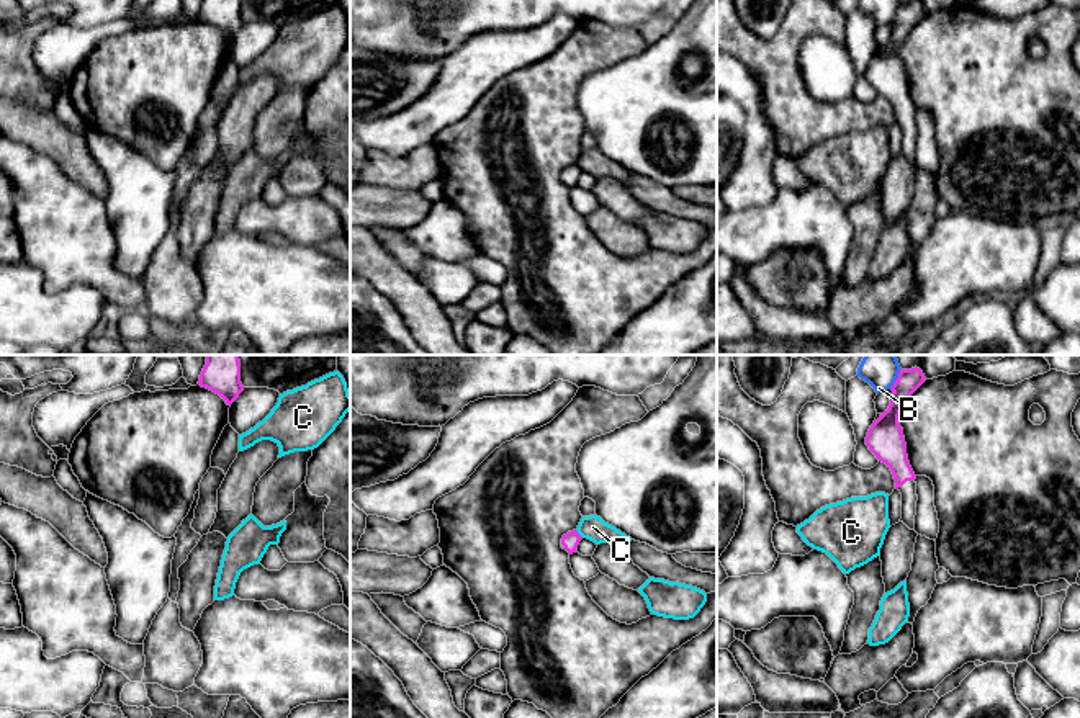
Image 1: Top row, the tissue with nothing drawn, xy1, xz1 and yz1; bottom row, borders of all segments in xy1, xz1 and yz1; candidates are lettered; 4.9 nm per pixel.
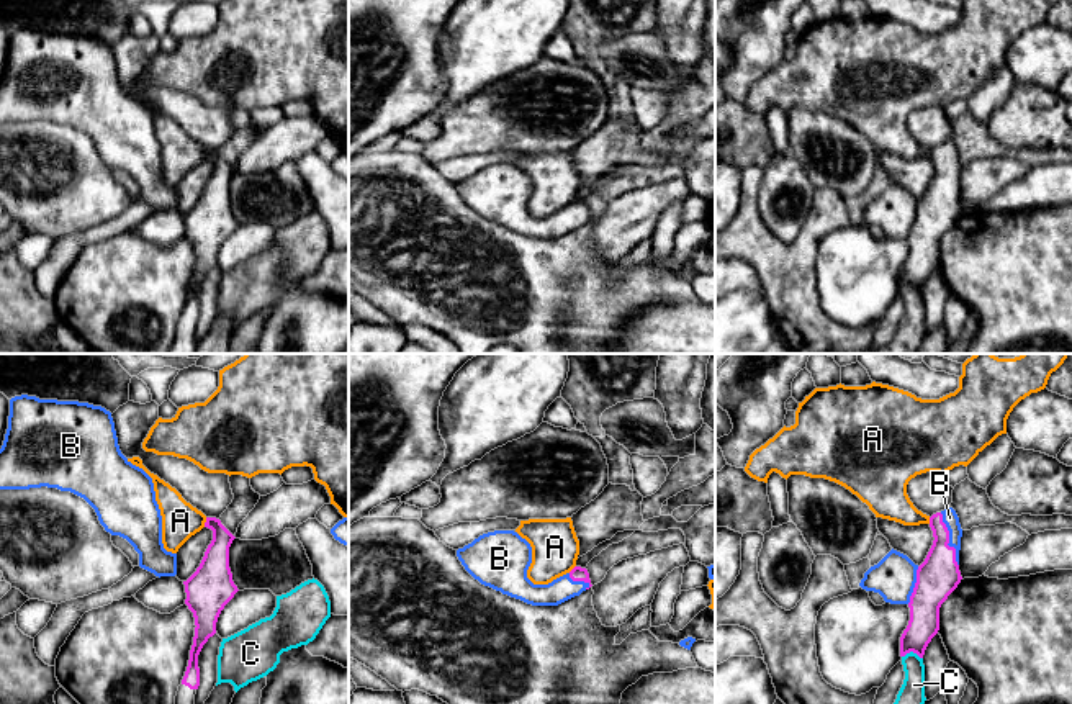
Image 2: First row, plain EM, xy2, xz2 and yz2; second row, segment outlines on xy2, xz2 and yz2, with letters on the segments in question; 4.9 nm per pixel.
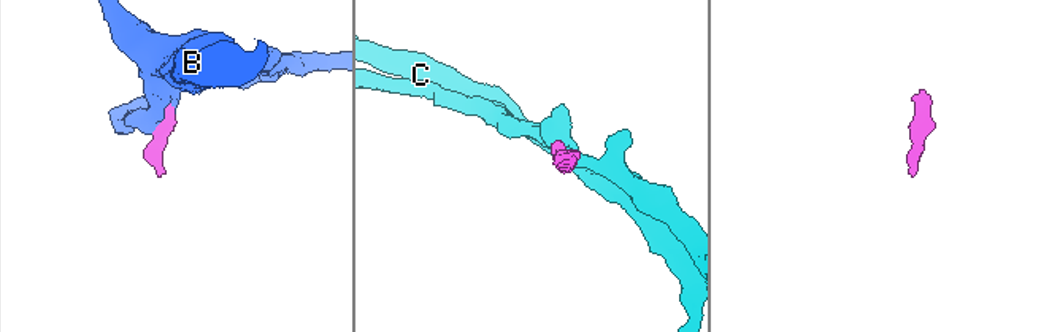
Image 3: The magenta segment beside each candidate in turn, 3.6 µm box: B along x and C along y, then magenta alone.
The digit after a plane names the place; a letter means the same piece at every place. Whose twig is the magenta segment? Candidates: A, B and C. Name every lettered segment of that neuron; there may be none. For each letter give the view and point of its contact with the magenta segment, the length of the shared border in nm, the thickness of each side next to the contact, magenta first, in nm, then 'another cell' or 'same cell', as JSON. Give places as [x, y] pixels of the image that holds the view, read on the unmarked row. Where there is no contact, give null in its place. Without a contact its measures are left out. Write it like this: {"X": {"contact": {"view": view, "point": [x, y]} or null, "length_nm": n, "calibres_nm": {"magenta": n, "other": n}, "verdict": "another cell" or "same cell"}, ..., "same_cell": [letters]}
{"A": {"contact": {"view": "xy2", "point": [205, 156]}, "length_nm": 50, "calibres_nm": {"magenta": 160, "other": 180}, "verdict": "another cell"}, "B": {"contact": {"view": "yz2", "point": [948, 174]}, "length_nm": 280, "calibres_nm": {"magenta": 200, "other": 80}, "verdict": "same cell"}, "C": {"contact": {"view": "yz2", "point": [912, 284]}, "length_nm": 110, "calibres_nm": {"magenta": 160, "other": 140}, "verdict": "another cell"}, "same_cell": ["B"]}

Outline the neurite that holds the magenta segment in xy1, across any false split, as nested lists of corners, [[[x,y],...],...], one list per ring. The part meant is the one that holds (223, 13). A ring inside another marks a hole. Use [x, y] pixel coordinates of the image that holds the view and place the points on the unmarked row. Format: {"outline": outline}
{"outline": [[[205,0],[198,18],[219,28],[231,39],[244,25],[241,0]]]}

